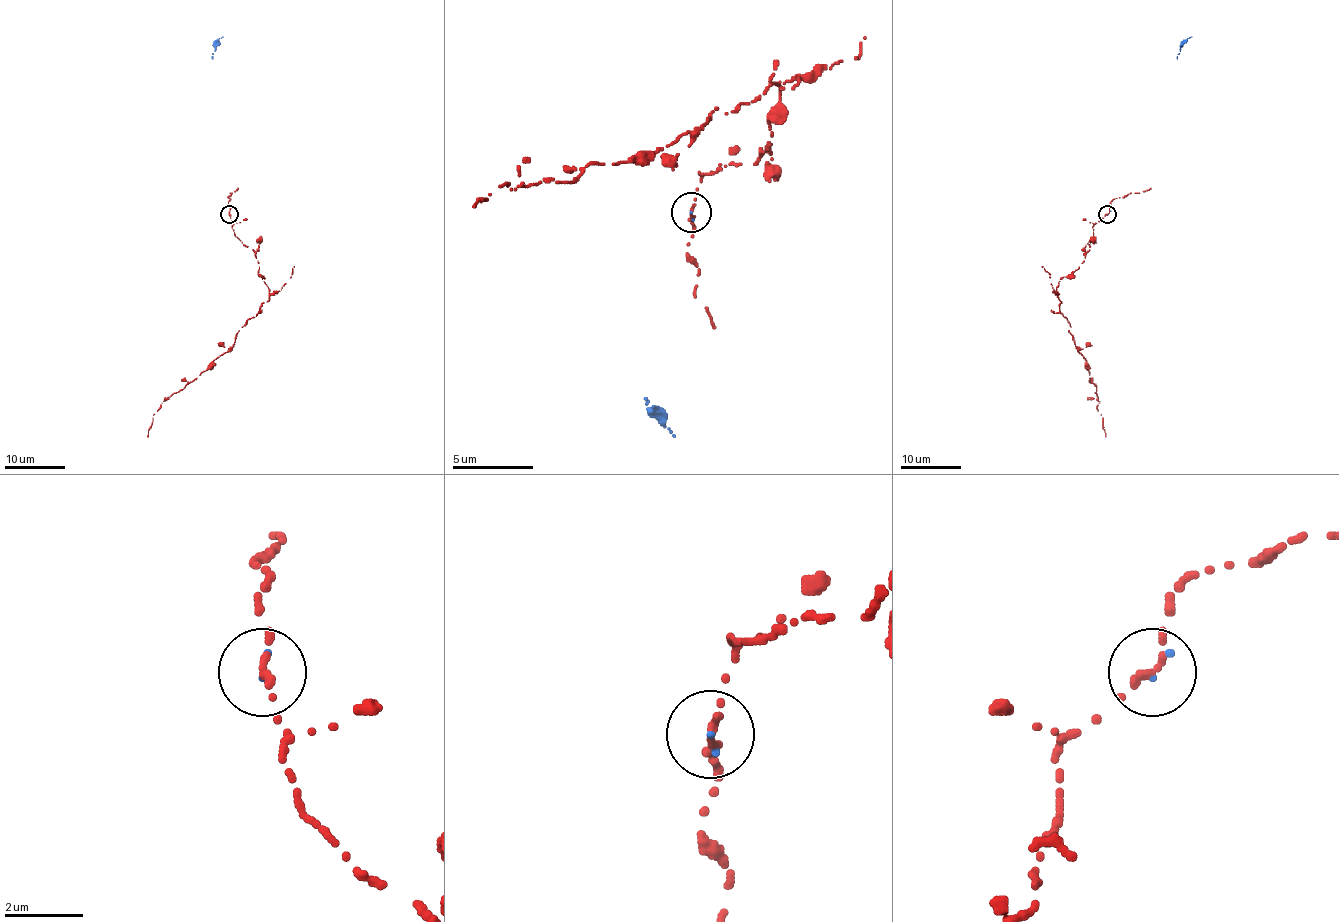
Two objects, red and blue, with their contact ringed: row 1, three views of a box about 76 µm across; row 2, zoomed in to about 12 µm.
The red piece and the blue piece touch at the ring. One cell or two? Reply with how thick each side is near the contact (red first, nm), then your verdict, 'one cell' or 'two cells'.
220/90 nm | one cell

